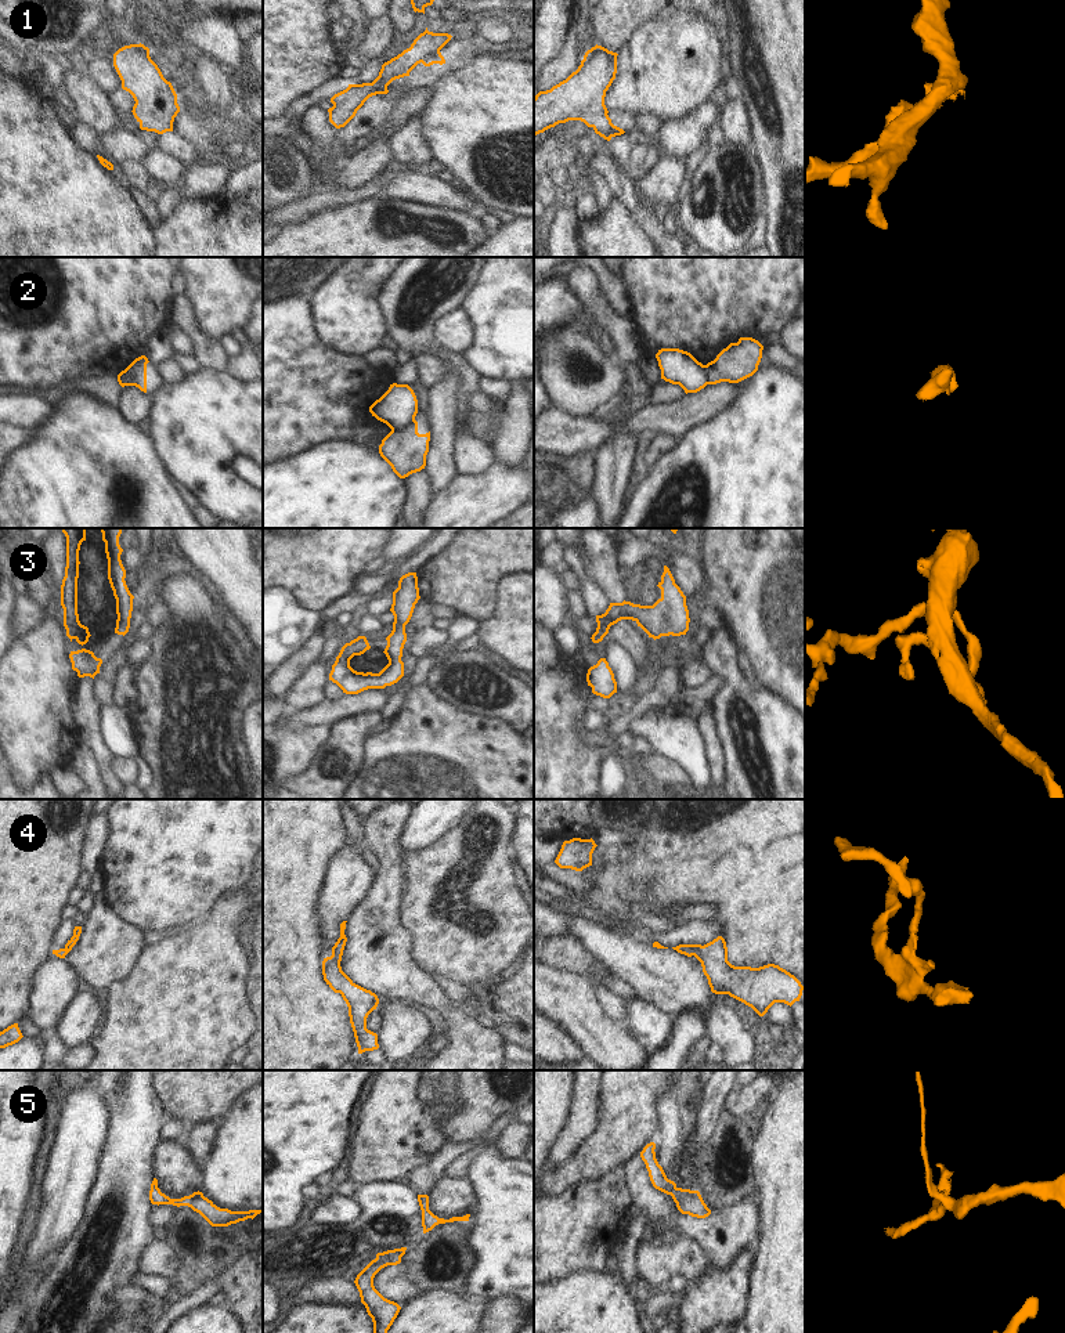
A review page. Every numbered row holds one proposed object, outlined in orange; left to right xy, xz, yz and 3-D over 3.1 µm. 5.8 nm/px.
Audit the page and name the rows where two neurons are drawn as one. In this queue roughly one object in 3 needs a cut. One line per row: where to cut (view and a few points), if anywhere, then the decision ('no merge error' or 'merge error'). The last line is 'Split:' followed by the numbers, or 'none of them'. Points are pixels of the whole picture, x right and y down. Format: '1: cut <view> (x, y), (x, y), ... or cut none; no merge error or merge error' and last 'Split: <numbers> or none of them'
1: cut none; no merge error
2: cut xz (414, 418), (407, 425), (392, 432); merge error
3: cut none; no merge error
4: cut none; no merge error
5: cut none; no merge error
Split: 2

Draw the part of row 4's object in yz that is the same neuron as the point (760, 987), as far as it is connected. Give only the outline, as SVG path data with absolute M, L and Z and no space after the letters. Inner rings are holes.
M722 936L701 944L679 944L672 947L687 957L694 956L703 967L711 991L729 994L763 1016L775 1003L793 1005L799 1001L801 982L775 964L759 968L734 967L728 961L728 947Z

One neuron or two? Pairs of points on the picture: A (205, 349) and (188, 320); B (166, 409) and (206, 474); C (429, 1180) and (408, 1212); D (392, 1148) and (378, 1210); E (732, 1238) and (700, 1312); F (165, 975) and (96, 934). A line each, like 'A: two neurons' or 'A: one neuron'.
A: one neuron
B: one neuron
C: two neurons
D: two neurons
E: two neurons
F: two neurons

